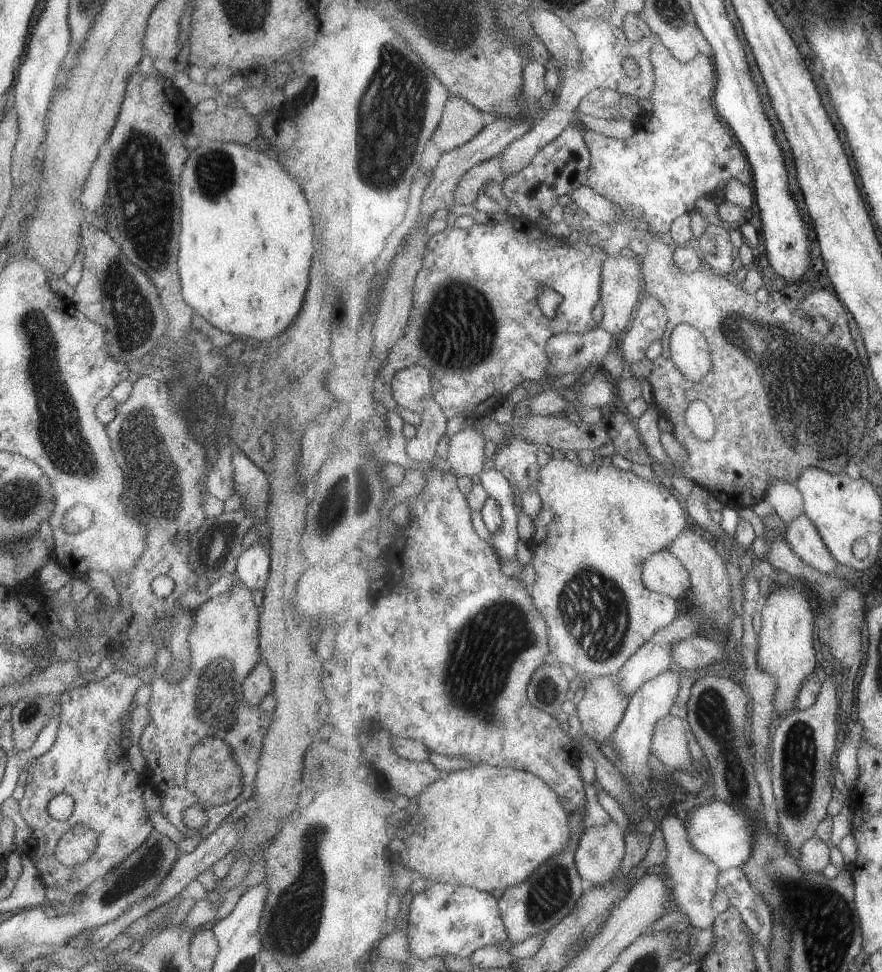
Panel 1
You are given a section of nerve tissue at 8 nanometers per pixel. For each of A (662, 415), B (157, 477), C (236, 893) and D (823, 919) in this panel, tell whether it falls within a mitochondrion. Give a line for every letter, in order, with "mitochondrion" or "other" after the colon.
A: other
B: mitochondrion
C: other
D: mitochondrion

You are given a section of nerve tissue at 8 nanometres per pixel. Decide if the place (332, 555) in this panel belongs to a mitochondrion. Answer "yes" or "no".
no

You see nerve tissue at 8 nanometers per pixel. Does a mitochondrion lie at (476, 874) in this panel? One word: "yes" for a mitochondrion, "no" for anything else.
no

